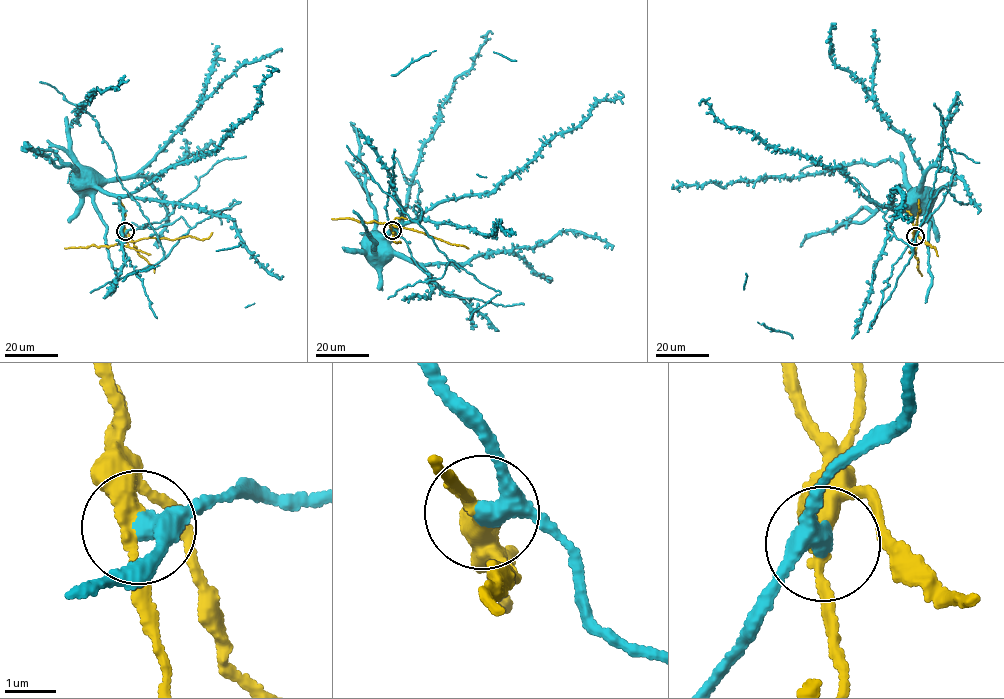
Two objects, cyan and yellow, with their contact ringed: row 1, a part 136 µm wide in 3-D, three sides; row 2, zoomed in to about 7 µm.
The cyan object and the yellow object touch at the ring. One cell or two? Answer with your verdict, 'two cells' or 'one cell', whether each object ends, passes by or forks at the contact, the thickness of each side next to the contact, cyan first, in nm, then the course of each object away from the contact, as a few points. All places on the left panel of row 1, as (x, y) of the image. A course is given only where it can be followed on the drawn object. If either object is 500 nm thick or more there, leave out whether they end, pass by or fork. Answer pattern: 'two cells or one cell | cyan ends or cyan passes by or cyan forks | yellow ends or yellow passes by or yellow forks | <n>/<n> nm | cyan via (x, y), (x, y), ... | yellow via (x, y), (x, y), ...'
two cells | cyan passes by | yellow passes by | 360/340 nm | cyan via (125, 231), (180, 217), (190, 228), (164, 257), (137, 202), (109, 195), (83, 171) | yellow via (125, 231), (126, 246), (121, 244), (150, 237), (207, 238), (212, 232)

